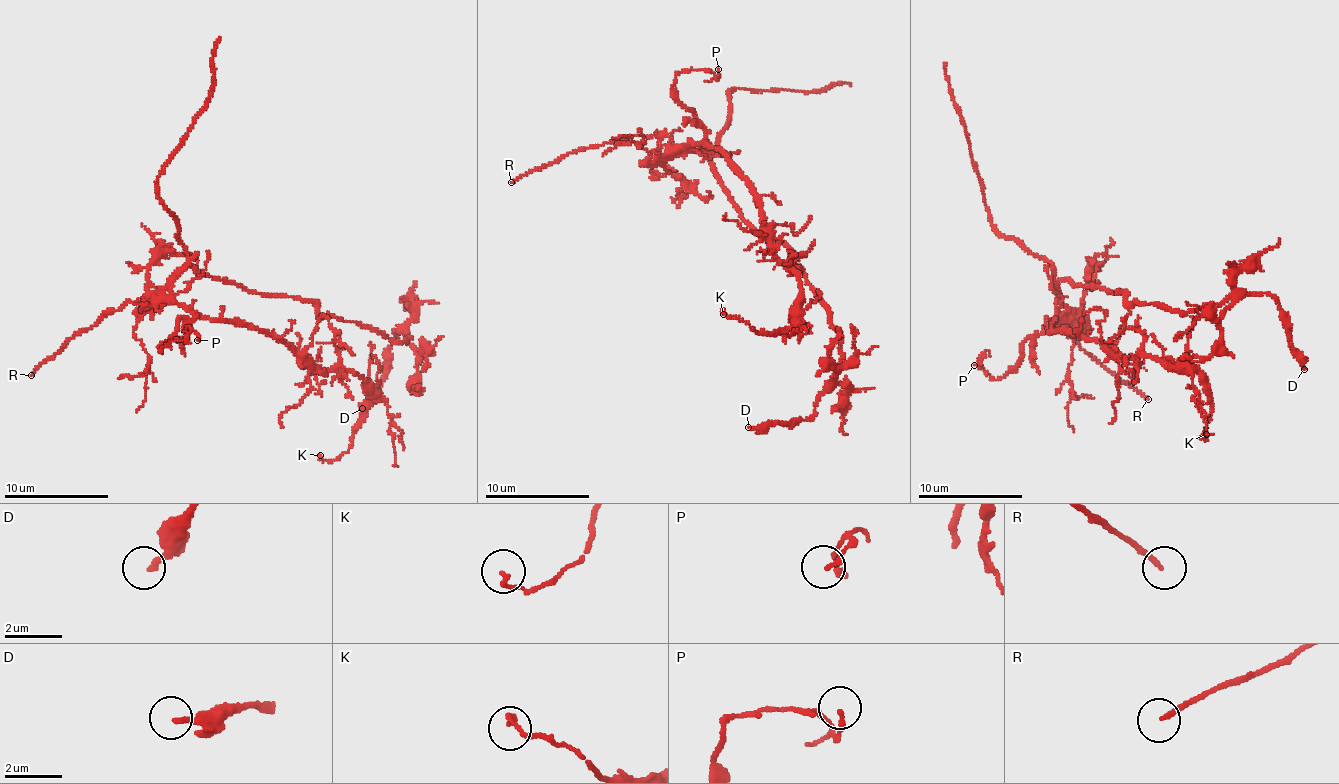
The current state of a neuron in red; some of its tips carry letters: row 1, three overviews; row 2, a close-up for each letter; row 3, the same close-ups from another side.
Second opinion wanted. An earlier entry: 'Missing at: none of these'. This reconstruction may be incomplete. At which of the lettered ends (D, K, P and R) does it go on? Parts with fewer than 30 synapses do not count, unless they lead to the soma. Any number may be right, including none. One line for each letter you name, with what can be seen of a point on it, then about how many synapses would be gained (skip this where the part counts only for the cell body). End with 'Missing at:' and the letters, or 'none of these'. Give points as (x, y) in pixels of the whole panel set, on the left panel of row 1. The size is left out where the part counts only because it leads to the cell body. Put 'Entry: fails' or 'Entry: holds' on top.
Entry: holds
Missing at: none of these

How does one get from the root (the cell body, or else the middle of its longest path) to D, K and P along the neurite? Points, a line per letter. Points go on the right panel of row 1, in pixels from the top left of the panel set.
D: (1068, 282), (1183, 313), (1267, 292), (1283, 311), (1291, 352), (1304, 369)
K: (1068, 282), (1056, 290), (1051, 331), (1066, 328), (1124, 357), (1145, 352), (1186, 362), (1206, 387), (1206, 434)
P: (1068, 282), (1056, 290), (1047, 329), (1027, 338), (1001, 377), (979, 366), (981, 355), (974, 365)

